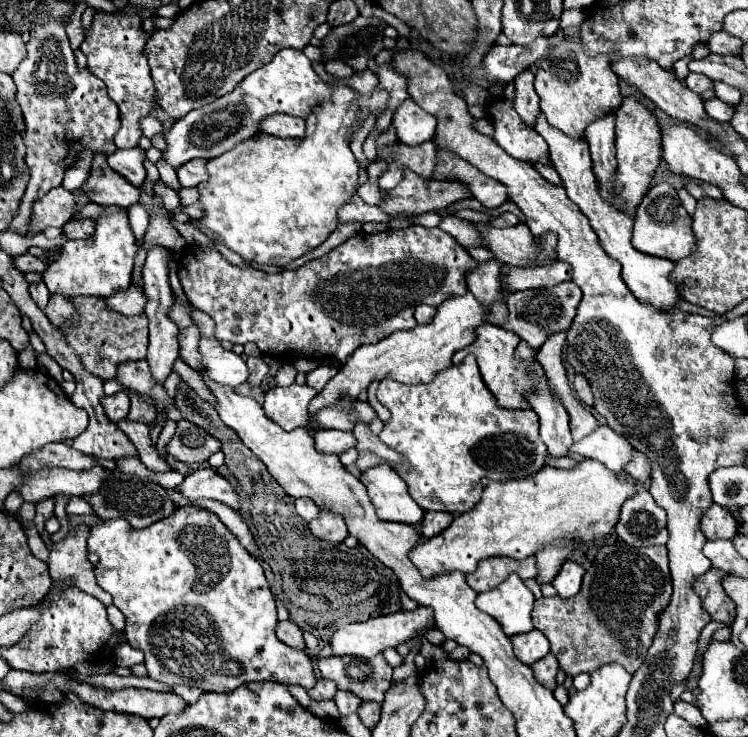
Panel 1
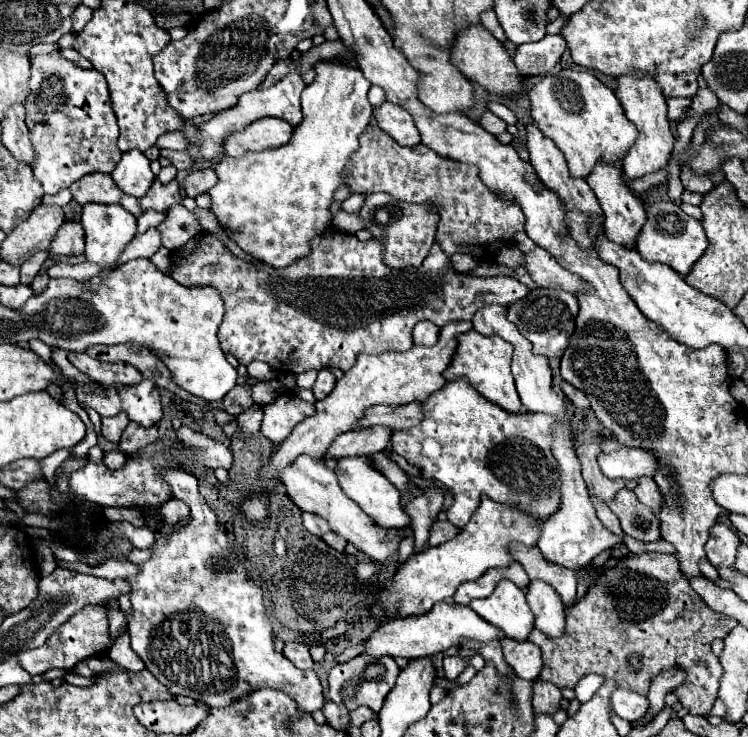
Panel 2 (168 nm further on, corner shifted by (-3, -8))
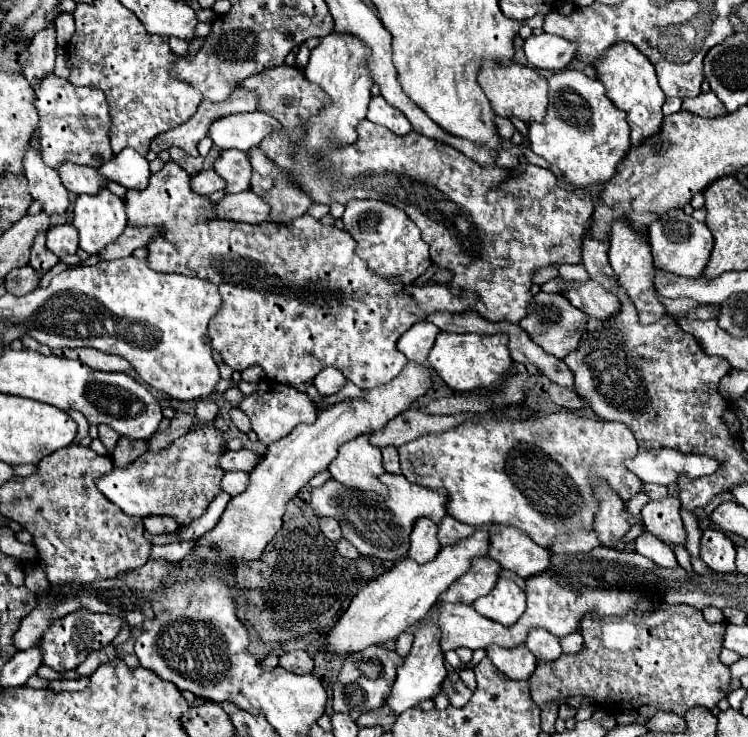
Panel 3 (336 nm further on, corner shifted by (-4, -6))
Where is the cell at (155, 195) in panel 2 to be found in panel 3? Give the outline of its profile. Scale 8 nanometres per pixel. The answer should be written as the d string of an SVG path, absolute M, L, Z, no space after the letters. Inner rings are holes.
M167 162L163 166L163 170L159 170L157 174L151 176L149 186L145 190L127 190L125 194L125 210L127 210L127 222L129 226L161 226L161 234L157 234L157 238L153 238L153 242L149 242L147 246L147 266L155 272L177 272L177 274L185 274L185 276L197 276L203 280L209 280L213 284L217 284L217 288L221 290L221 310L217 312L217 316L213 316L213 320L209 322L209 346L213 350L217 350L223 358L225 364L229 364L233 370L243 372L245 368L259 364L267 378L277 380L281 384L291 384L291 386L299 386L311 378L315 378L323 368L327 366L335 366L339 368L347 380L351 380L355 386L359 386L361 390L371 390L375 386L387 384L393 378L397 378L397 374L403 370L403 366L407 364L407 358L397 352L395 344L399 340L399 336L403 332L407 332L415 322L419 322L425 314L431 312L439 312L439 310L449 310L449 312L465 312L467 306L471 306L475 302L473 294L465 294L461 298L455 298L451 294L451 290L447 286L437 286L437 284L425 284L425 286L399 286L399 284L391 284L385 278L369 272L369 268L365 266L365 262L355 254L355 240L345 232L345 230L337 230L335 226L323 226L319 220L311 218L311 216L301 216L295 220L295 224L291 222L289 226L277 226L275 222L263 222L263 224L243 224L243 222L233 222L233 220L225 220L225 218L209 218L209 212L213 210L213 202L207 196L195 194L191 190L191 176L175 162Z

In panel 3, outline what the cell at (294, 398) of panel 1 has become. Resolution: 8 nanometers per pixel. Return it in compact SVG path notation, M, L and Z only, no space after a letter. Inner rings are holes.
M261 380L257 392L251 396L243 396L243 400L237 404L237 408L249 416L253 432L259 436L259 440L263 444L277 442L279 438L287 436L297 424L303 424L303 422L311 424L317 418L317 410L311 404L311 400L305 396L305 392L299 392L285 384L269 382L269 380Z

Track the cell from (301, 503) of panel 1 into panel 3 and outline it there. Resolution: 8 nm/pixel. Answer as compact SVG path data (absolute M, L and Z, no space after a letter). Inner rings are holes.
M321 518L319 520L319 528L321 532L331 540L331 542L339 542L341 540L341 528L333 518Z

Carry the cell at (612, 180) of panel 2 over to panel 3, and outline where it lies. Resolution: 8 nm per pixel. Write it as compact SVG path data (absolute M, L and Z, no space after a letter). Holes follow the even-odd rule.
M617 220L613 224L611 248L609 248L609 264L611 264L613 272L619 278L619 286L625 290L629 300L635 304L641 324L653 324L661 316L665 316L665 306L661 306L661 300L659 300L659 296L657 296L657 292L653 288L653 282L651 282L655 268L653 268L651 246L647 242L647 236L641 234L641 232L635 232L625 220Z

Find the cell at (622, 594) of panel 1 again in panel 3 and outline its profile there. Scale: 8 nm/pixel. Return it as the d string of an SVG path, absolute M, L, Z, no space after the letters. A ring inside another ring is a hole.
M657 606L657 610L649 612L647 616L629 612L627 616L609 616L601 620L585 618L581 622L581 634L585 638L585 646L579 654L561 654L561 658L557 658L555 662L539 662L535 672L527 680L531 688L531 700L537 706L545 706L545 702L557 702L557 698L587 696L589 700L603 706L617 704L625 710L653 706L677 716L685 716L685 710L693 706L711 710L729 692L731 672L729 666L723 666L719 662L725 622L707 624L703 614L691 606Z

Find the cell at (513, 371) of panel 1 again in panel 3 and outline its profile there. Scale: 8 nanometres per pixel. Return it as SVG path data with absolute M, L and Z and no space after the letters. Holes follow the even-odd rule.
M439 332L435 346L429 354L429 364L435 372L445 380L445 384L459 392L471 392L475 388L493 386L511 366L511 356L507 350L509 336L507 334L451 334Z

